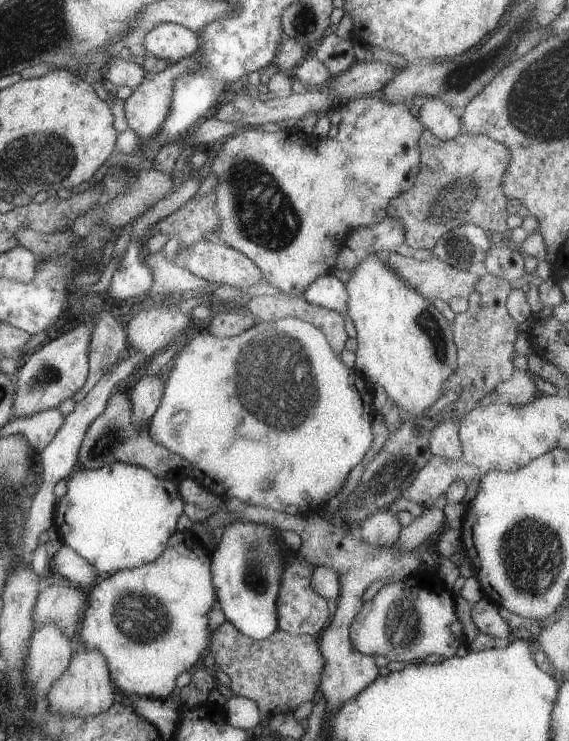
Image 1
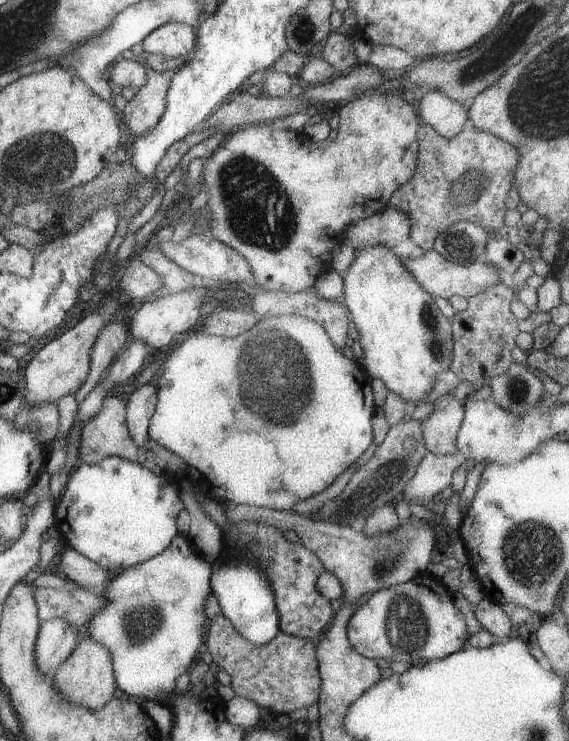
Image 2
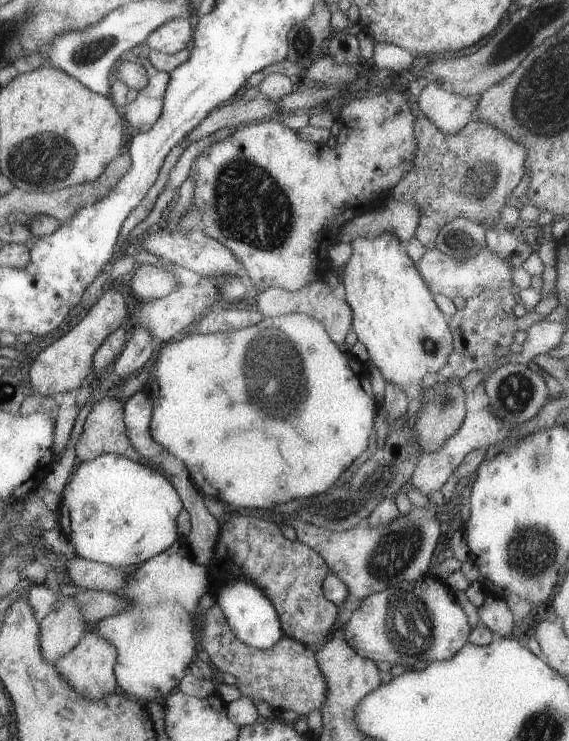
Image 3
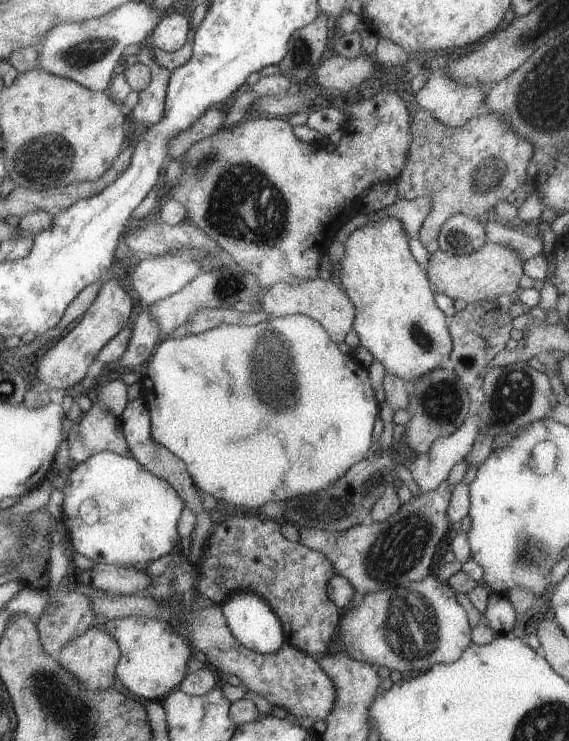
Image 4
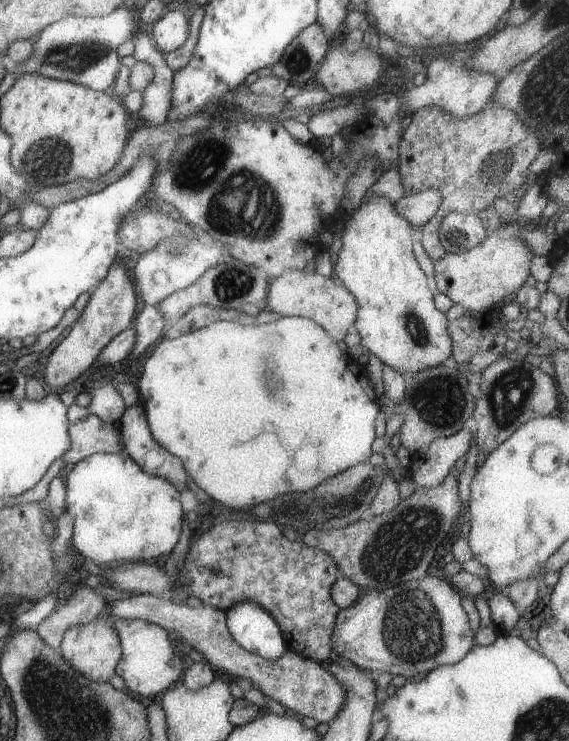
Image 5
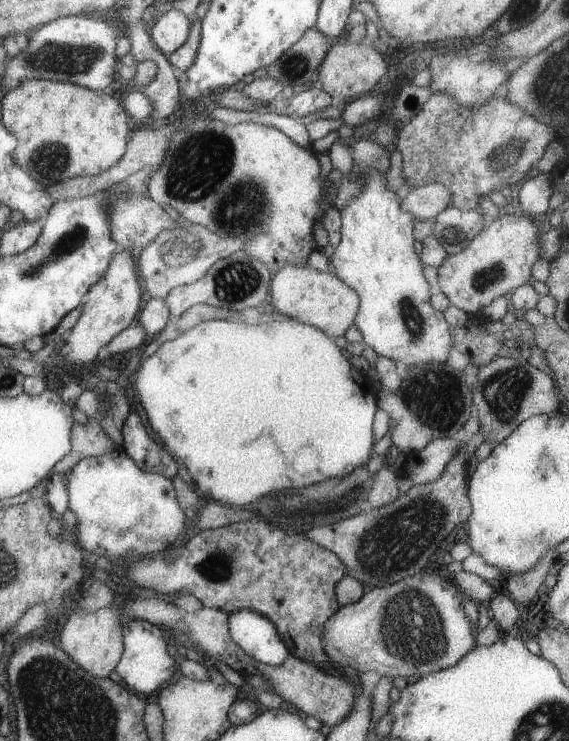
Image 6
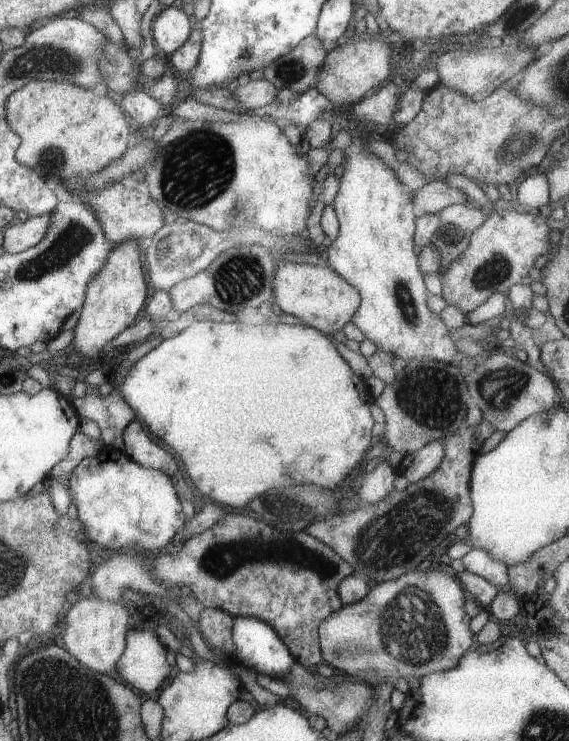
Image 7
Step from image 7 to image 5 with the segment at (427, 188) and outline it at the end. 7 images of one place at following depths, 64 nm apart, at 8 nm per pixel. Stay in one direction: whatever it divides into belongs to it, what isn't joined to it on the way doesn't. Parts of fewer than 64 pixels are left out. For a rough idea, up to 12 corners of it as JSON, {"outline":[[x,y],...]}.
{"outline":[[439,190],[403,195],[393,206],[411,229],[432,218]]}

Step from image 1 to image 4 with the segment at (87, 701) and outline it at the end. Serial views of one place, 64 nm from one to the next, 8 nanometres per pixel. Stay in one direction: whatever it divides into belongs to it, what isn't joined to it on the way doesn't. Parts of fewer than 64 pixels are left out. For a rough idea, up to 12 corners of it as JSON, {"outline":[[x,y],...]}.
{"outline":[[89,627],[56,661],[92,691],[111,687],[120,650]]}

